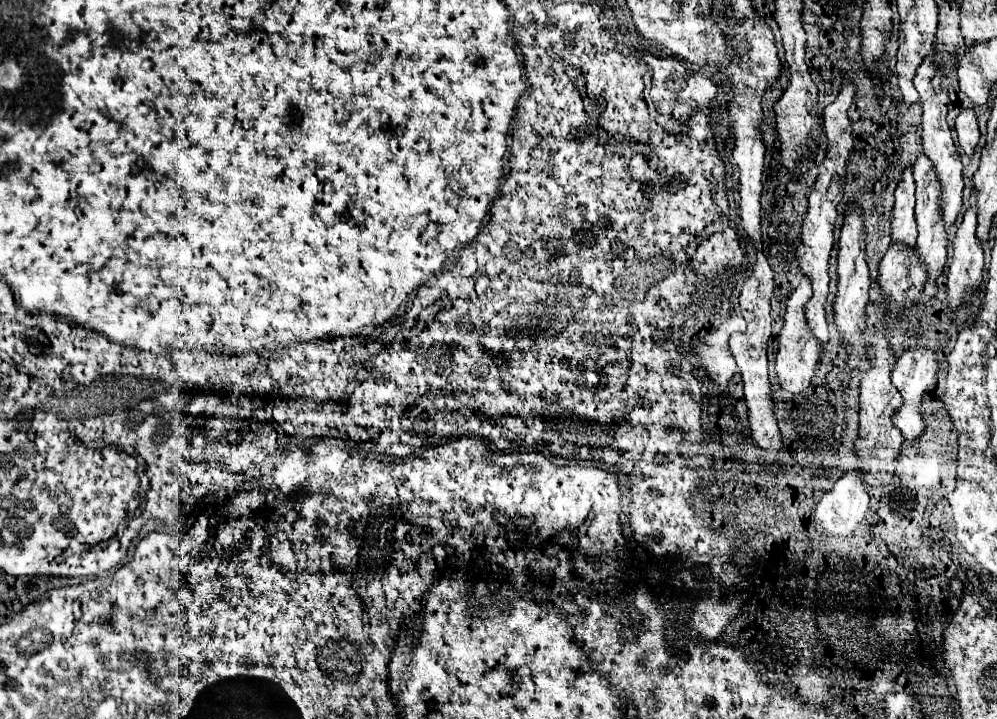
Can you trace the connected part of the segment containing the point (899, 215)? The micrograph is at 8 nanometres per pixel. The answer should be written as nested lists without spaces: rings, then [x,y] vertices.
[[[904,170],[902,180],[894,192],[894,208],[892,208],[892,224],[890,236],[894,244],[904,244],[908,248],[916,246],[916,218],[914,218],[914,178],[912,170]]]

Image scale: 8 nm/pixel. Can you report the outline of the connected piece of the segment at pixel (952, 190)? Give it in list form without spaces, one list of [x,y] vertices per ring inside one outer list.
[[[932,54],[924,58],[924,62],[920,64],[918,72],[916,72],[916,78],[914,78],[914,86],[916,90],[920,92],[920,102],[922,102],[922,108],[924,108],[924,114],[922,114],[922,146],[924,146],[924,154],[932,160],[932,168],[936,170],[936,176],[938,176],[938,182],[940,182],[940,200],[942,200],[942,222],[944,226],[952,226],[956,222],[956,216],[962,208],[962,188],[964,188],[964,182],[962,182],[962,162],[960,162],[960,156],[958,156],[958,150],[952,142],[952,136],[950,136],[950,128],[946,124],[946,104],[948,104],[948,96],[946,92],[940,92],[940,90],[934,90],[932,88],[932,78],[936,76],[936,66],[932,62]]]

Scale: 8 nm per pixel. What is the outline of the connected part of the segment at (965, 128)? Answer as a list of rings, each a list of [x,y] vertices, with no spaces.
[[[962,108],[960,116],[956,118],[956,132],[958,132],[960,148],[966,152],[966,156],[972,156],[974,148],[980,140],[978,120],[976,120],[976,114],[972,108]]]

